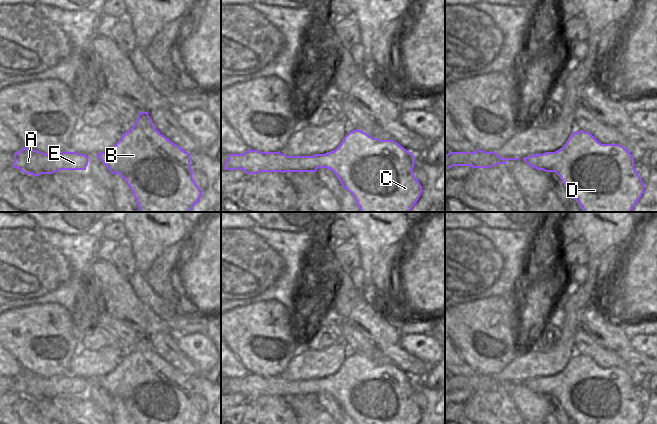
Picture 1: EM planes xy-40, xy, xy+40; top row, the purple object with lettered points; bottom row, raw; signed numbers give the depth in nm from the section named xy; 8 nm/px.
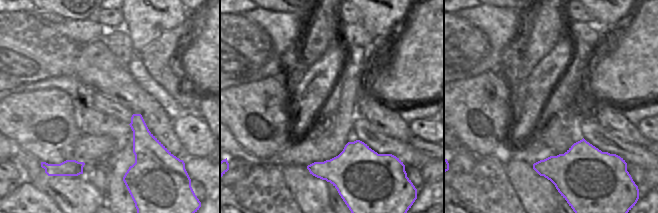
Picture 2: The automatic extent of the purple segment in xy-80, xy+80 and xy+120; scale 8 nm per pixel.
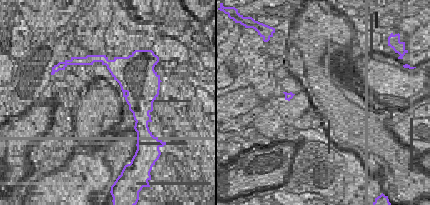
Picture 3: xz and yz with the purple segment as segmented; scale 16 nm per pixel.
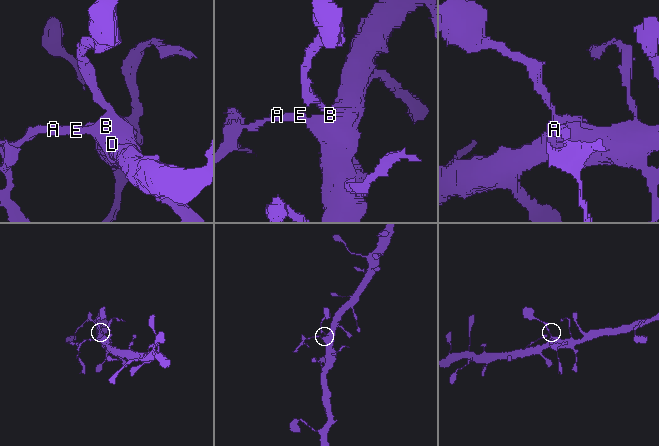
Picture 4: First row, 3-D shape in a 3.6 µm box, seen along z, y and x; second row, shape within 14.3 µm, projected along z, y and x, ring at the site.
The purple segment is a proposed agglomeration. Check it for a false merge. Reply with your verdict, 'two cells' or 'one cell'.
two cells

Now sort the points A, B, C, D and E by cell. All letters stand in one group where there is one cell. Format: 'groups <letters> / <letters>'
groups A E / B C D

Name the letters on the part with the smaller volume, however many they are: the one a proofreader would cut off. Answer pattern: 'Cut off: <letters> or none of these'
Cut off: A, E

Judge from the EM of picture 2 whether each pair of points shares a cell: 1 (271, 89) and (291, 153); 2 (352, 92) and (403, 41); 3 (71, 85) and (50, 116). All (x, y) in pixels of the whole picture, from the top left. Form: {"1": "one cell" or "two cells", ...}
{"1": "two cells", "2": "two cells", "3": "two cells"}

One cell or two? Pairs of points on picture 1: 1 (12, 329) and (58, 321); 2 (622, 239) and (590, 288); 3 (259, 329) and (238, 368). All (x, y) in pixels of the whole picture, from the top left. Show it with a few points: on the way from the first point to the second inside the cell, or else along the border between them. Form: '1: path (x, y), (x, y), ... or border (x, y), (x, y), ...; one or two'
1: path (23, 329), (47, 329); one
2: path (607, 241), (594, 254), (592, 273); one
3: border (231, 349), (249, 372); two

